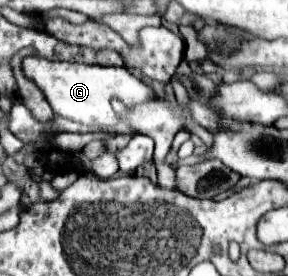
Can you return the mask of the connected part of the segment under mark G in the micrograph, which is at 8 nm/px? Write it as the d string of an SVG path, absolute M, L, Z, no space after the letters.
M28 56L24 58L24 74L32 78L36 86L44 92L54 114L102 130L112 128L120 122L120 116L112 108L112 100L120 100L124 106L140 106L158 100L154 88L138 80L126 68L90 66L90 64L76 64L76 62L50 62L40 56Z

